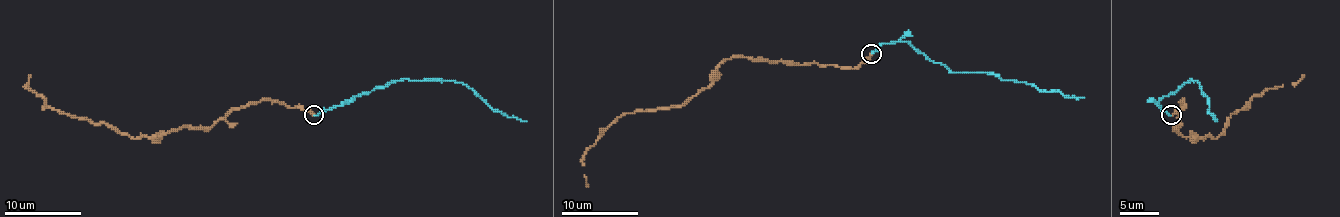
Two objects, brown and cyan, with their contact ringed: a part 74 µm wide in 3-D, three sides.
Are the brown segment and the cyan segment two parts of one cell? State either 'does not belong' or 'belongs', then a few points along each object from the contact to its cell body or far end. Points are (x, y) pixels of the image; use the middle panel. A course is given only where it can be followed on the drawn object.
belongs | brown via (872, 53), (852, 68), (725, 59), (711, 82), (680, 105), (617, 117), (582, 159), (588, 186) | cyan via (872, 53), (883, 43), (908, 41), (953, 72), (989, 72), (1067, 97), (1084, 97)

